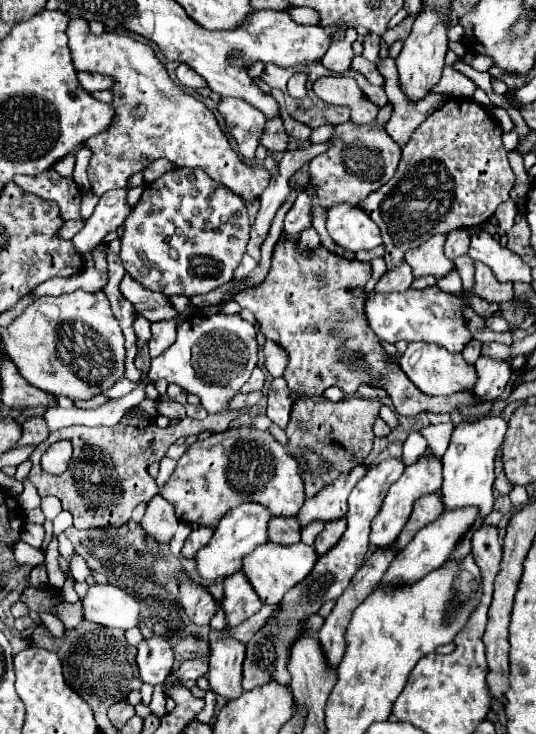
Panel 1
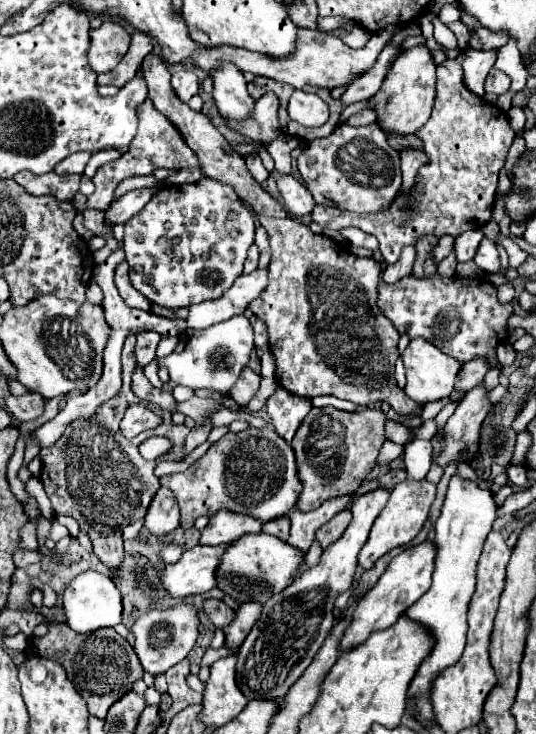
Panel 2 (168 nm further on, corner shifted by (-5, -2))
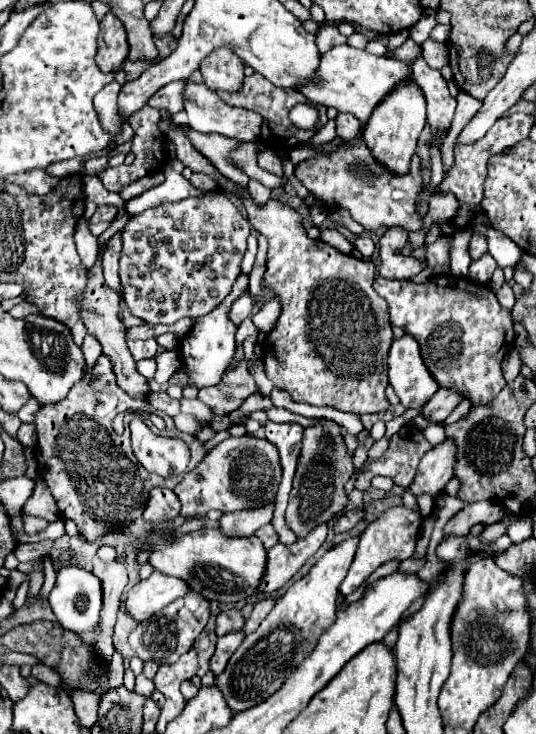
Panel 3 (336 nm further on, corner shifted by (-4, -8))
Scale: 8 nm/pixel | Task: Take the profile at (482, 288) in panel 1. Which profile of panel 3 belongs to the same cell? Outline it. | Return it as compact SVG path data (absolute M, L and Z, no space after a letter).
M375 278L373 288L379 296L383 296L389 304L391 324L401 326L407 334L411 334L421 348L421 356L427 364L427 368L433 372L433 378L443 388L457 388L467 398L471 398L473 404L489 404L497 392L507 384L501 372L501 360L515 348L515 332L513 332L513 320L511 310L503 308L493 290L485 284L477 282L463 282L463 280L447 280L447 286L437 284L437 280L427 280L423 284L415 284L411 280L385 280Z

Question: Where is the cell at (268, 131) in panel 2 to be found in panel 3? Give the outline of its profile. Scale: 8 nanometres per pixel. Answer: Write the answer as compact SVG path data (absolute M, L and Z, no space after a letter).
M187 82L185 112L189 114L189 126L197 132L203 132L203 134L217 132L217 134L223 134L227 138L237 138L237 140L243 140L243 142L255 142L261 136L263 118L257 112L225 104L219 96L213 96L213 92L209 92L209 88L205 88L205 84Z

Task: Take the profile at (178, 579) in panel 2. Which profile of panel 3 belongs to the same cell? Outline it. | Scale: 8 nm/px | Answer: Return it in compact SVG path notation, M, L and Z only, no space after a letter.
M153 572L147 580L141 580L137 586L133 586L127 594L127 612L137 620L147 620L155 612L167 608L173 600L185 596L189 592L189 586L185 580L179 580L175 576L165 576L163 572Z

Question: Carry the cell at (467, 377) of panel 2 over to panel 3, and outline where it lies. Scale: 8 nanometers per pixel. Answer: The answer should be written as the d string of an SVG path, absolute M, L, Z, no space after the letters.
M439 388L437 394L433 396L433 400L429 400L429 404L423 408L423 416L427 416L433 422L443 422L457 408L457 404L461 400L463 400L463 396L459 390Z

